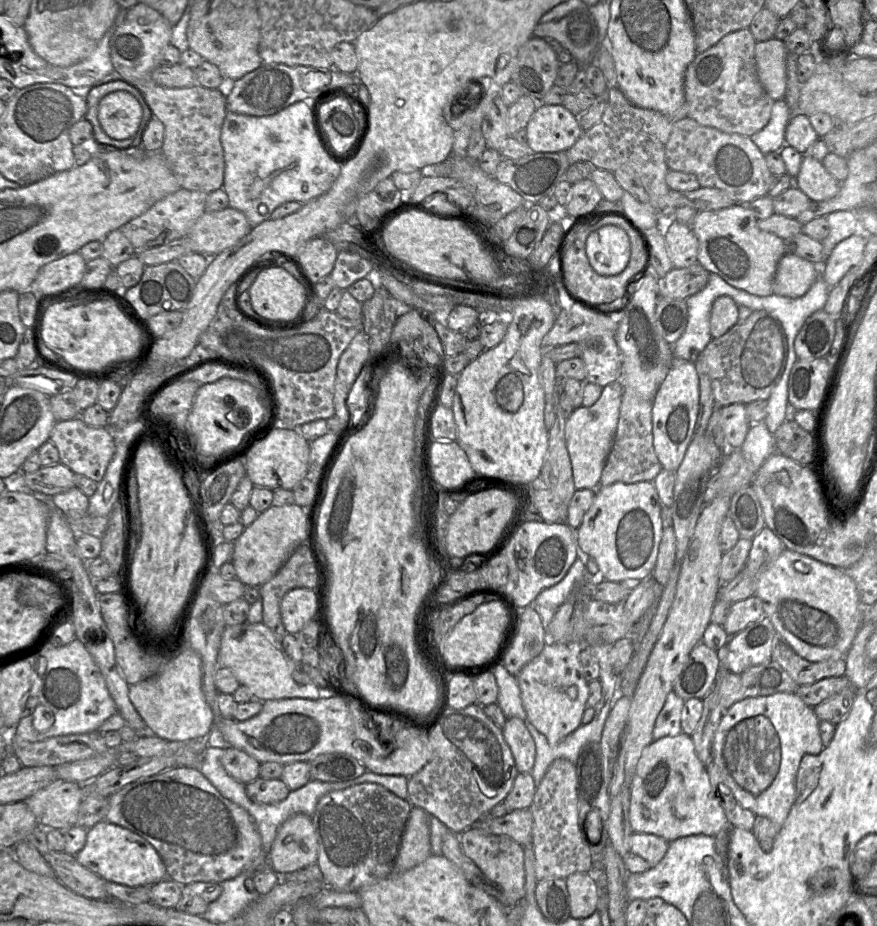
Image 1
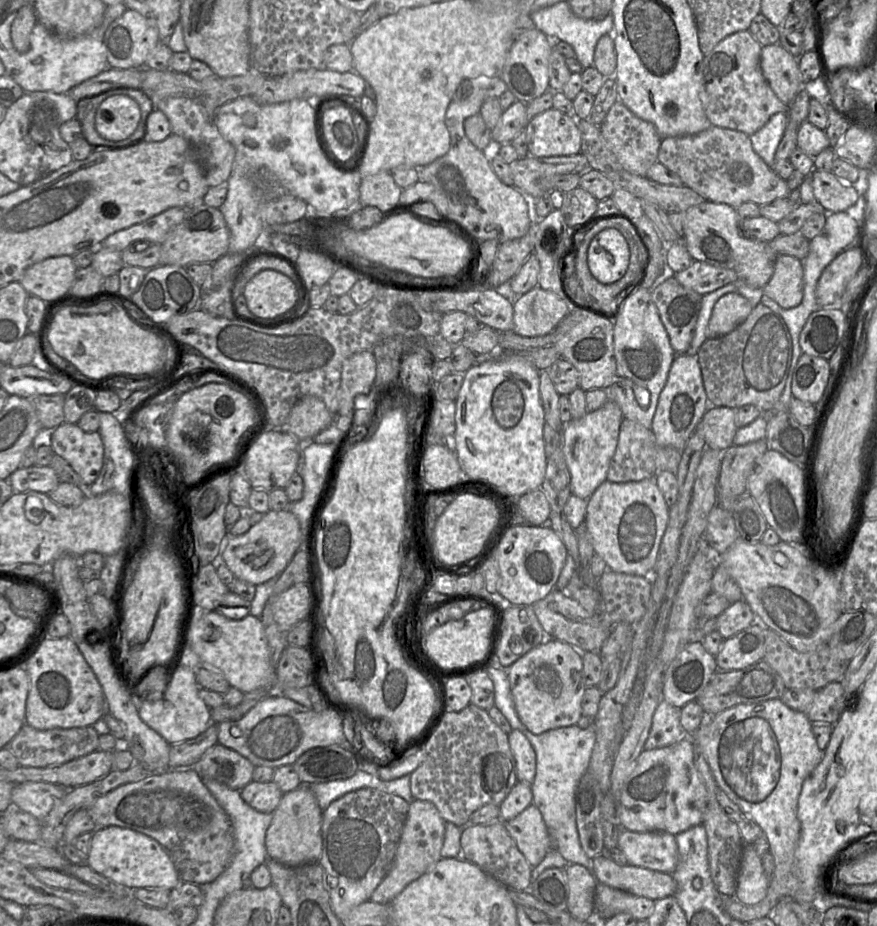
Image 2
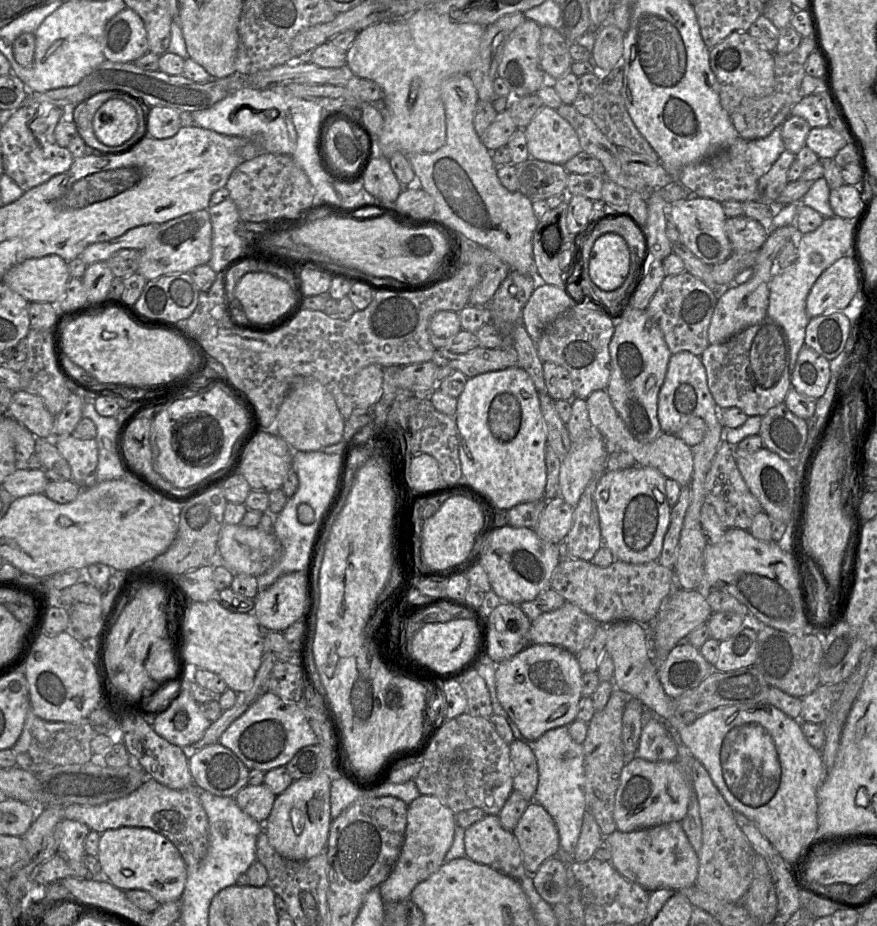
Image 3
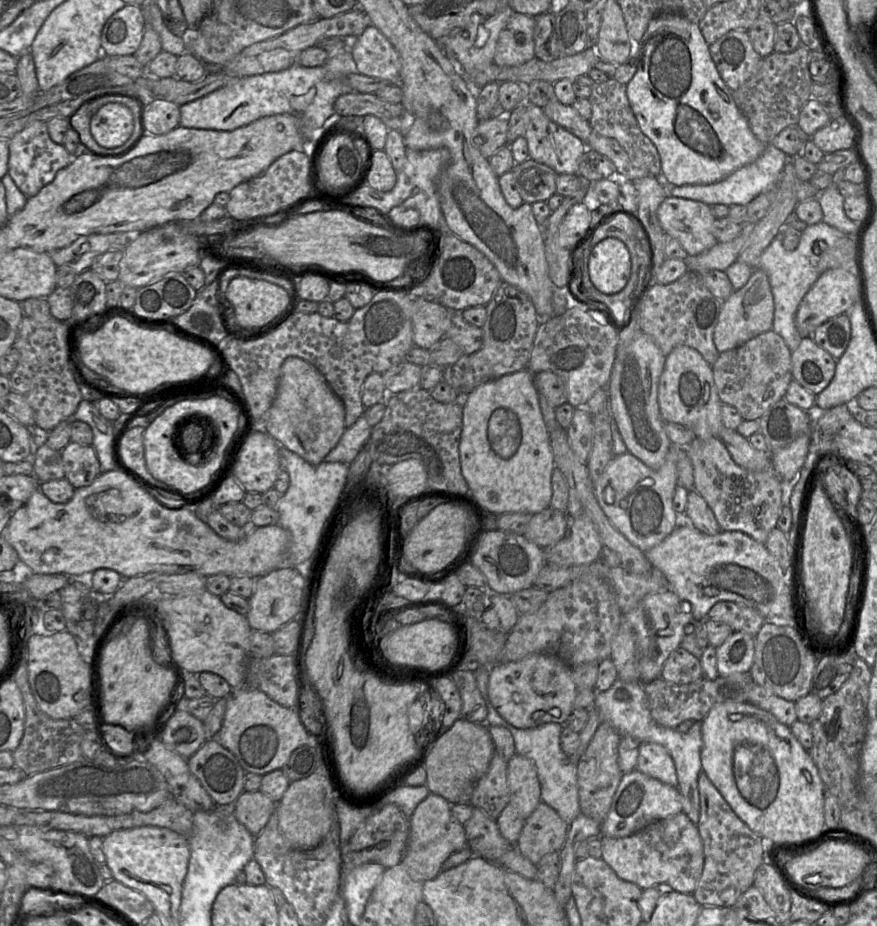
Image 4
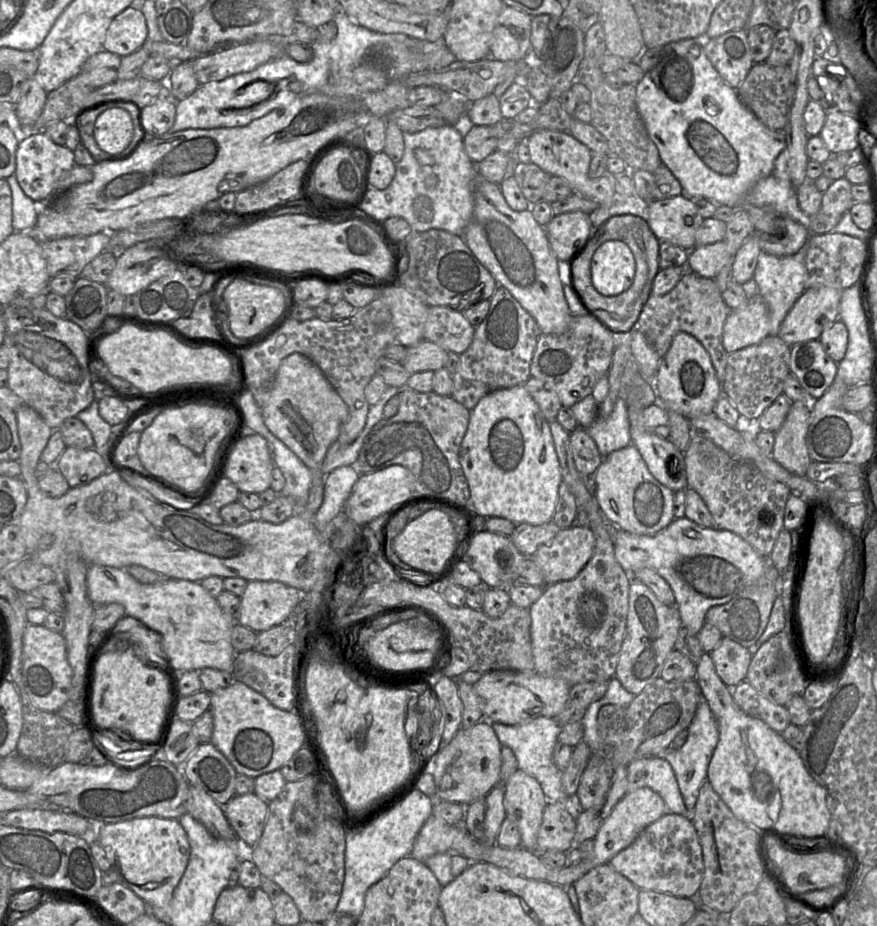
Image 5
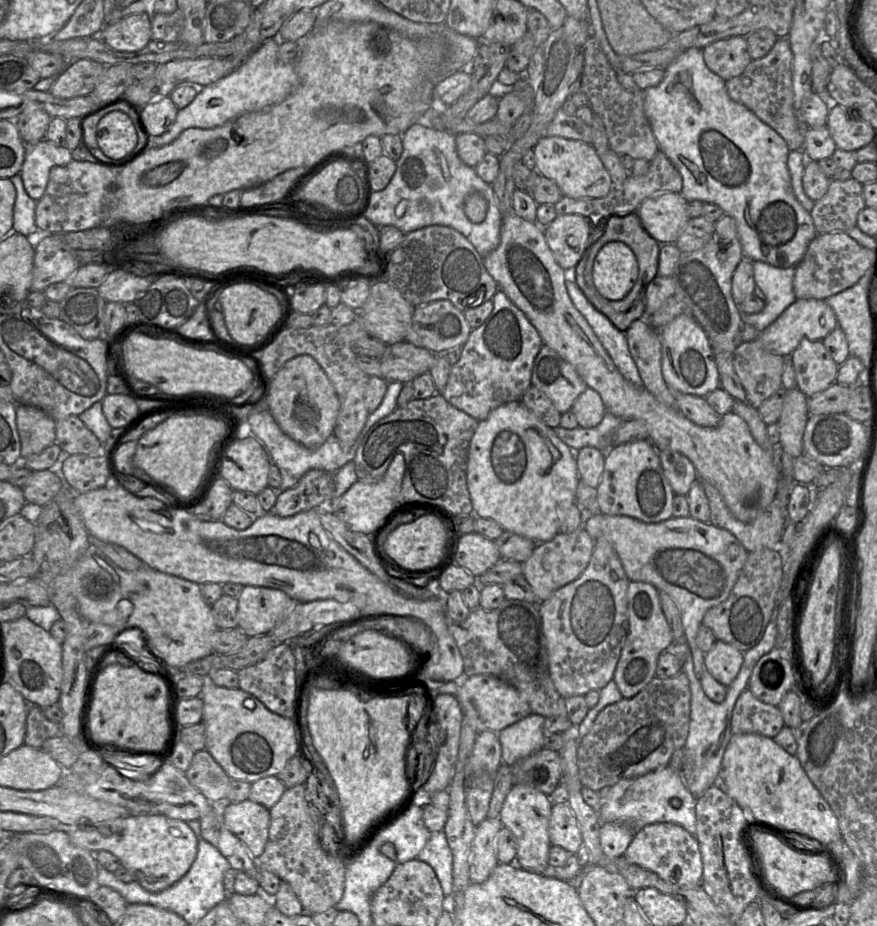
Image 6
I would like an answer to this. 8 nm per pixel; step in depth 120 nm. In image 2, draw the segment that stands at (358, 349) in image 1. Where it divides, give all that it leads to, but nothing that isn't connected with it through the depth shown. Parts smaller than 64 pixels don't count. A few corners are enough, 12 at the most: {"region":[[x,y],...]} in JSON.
{"region":[[372,351],[342,365],[338,415],[354,415],[354,398],[367,395],[376,378]]}

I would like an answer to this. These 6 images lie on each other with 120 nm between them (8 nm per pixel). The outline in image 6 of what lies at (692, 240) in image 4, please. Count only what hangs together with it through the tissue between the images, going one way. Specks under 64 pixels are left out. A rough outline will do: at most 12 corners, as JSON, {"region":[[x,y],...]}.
{"region":[[662,192],[636,210],[646,232],[675,244],[690,216],[681,193]]}

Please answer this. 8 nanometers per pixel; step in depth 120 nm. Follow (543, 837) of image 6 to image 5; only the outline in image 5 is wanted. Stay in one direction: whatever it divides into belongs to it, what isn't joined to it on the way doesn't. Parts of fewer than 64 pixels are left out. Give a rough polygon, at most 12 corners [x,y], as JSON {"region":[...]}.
{"region":[[519,768],[505,784],[506,815],[536,852],[548,801]]}

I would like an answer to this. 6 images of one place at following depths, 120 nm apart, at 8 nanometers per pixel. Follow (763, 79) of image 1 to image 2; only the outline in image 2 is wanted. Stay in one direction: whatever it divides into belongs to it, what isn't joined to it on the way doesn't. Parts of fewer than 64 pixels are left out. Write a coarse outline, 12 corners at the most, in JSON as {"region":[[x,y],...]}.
{"region":[[762,46],[765,80],[784,104],[804,88],[798,58]]}

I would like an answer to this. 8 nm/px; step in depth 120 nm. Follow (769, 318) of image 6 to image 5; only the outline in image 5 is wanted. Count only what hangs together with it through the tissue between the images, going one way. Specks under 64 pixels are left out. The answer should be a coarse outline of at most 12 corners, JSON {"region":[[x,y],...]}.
{"region":[[807,242],[795,254],[758,256],[754,280],[770,335],[806,290]]}

